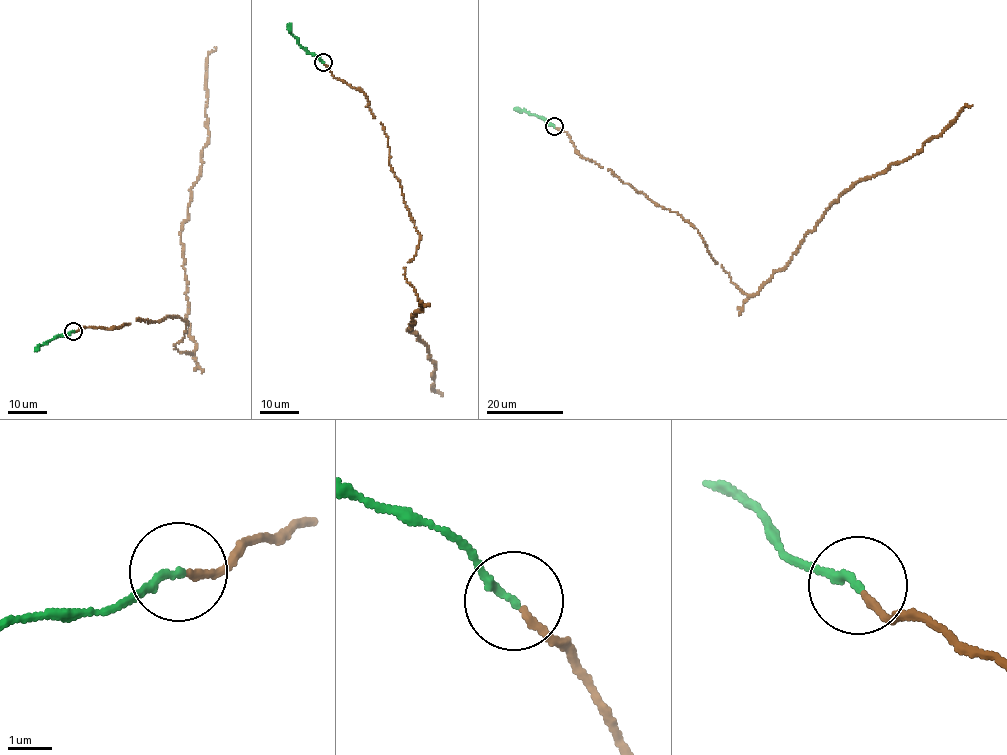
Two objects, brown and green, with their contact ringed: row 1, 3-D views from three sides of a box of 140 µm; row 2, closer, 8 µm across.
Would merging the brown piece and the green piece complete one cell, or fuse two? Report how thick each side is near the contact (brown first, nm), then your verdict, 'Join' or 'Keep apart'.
Thickness 160 nm (brown) against 190 nm. Join

